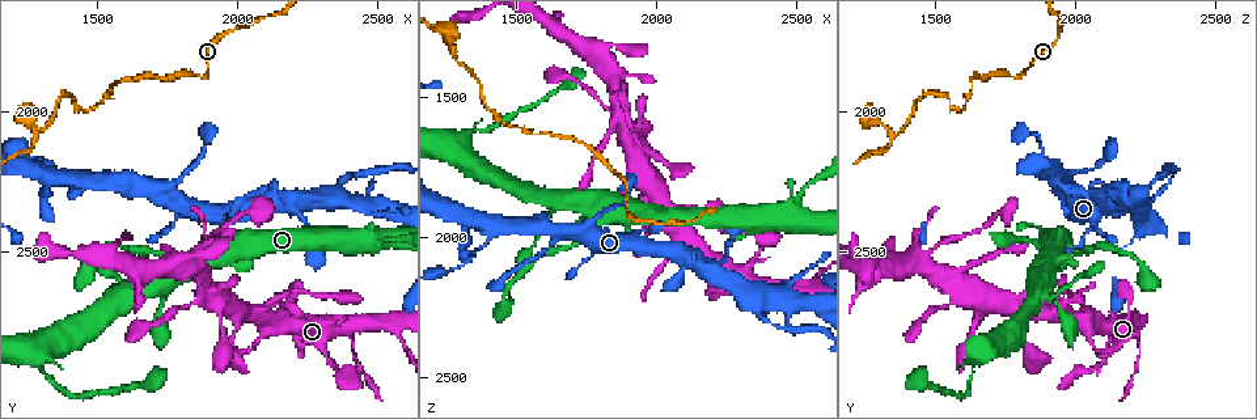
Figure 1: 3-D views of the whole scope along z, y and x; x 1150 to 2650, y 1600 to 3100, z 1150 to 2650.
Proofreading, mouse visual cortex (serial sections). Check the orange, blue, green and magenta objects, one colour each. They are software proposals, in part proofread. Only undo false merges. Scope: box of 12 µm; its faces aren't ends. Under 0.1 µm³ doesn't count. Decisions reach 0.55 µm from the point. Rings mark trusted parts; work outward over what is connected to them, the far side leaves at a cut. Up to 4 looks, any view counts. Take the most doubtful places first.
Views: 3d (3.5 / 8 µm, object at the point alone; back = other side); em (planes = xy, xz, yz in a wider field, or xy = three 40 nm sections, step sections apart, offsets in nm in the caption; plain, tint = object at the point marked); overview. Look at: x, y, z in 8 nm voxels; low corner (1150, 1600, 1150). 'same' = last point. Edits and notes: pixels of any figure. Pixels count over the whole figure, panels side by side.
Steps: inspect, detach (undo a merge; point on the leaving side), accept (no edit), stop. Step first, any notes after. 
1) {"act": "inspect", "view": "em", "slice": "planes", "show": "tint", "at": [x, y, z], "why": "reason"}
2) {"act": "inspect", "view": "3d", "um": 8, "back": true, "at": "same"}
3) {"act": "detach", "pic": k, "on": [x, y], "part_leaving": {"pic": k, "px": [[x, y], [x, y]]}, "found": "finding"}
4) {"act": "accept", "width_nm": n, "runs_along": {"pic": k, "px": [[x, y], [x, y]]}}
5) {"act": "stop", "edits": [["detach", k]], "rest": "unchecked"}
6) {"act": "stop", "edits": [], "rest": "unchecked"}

{"act": "inspect", "view": "3d", "um": 3.5, "at": [1460, 2010, 1600], "why": "abrupt turn"}

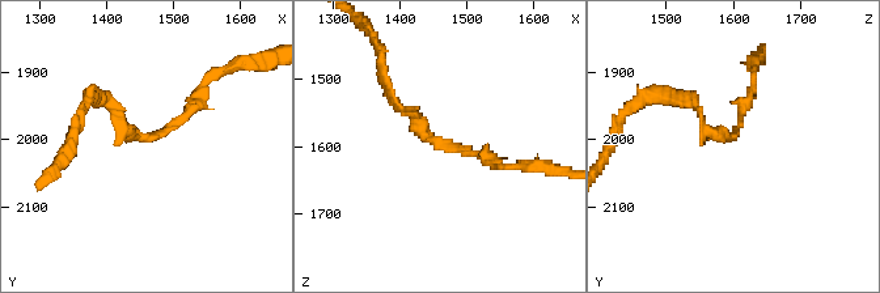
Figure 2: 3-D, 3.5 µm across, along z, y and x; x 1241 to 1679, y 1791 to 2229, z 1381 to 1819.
{"act": "inspect", "view": "em", "slice": "xy", "step": 1, "show": "tint", "at": [1465, 2000, 1600], "arm_widths_nm": [100, 150]}

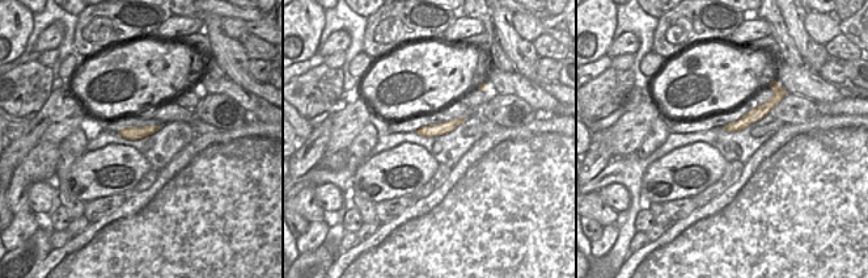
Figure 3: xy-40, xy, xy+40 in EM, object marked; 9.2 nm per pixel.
{"act": "accept", "runs_along": {"pic": 3, "px": [[769, 105], [740, 125], [728, 127]]}, "found": "continuous, no second cell"}

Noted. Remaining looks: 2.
{"act": "inspect", "view": "3d", "um": 3.5, "at": [1280, 2090, 1350], "why": "sharp bend"}

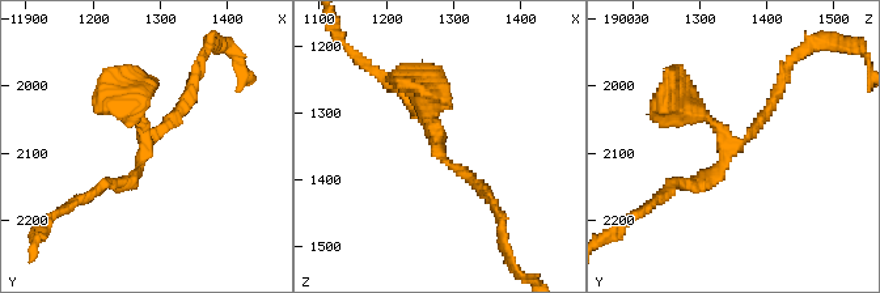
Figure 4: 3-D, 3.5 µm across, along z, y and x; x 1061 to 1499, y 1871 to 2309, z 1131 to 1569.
{"act": "inspect", "view": "em", "slice": "xy", "step": 2, "show": "tint", "at": [1270, 2090, 1350], "arms": 3, "arm_widths_nm": [150, 150, 200]}

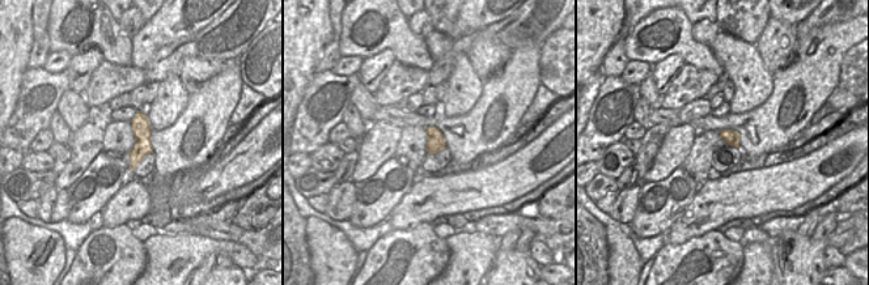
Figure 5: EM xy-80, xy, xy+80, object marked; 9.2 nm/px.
{"act": "accept", "runs_along": {"pic": 5, "px": [[139, 115], [140, 149], [132, 164]]}, "found": "one cell here"}

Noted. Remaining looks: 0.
{"act": "stop", "edits": [], "rest": "unchecked"}

